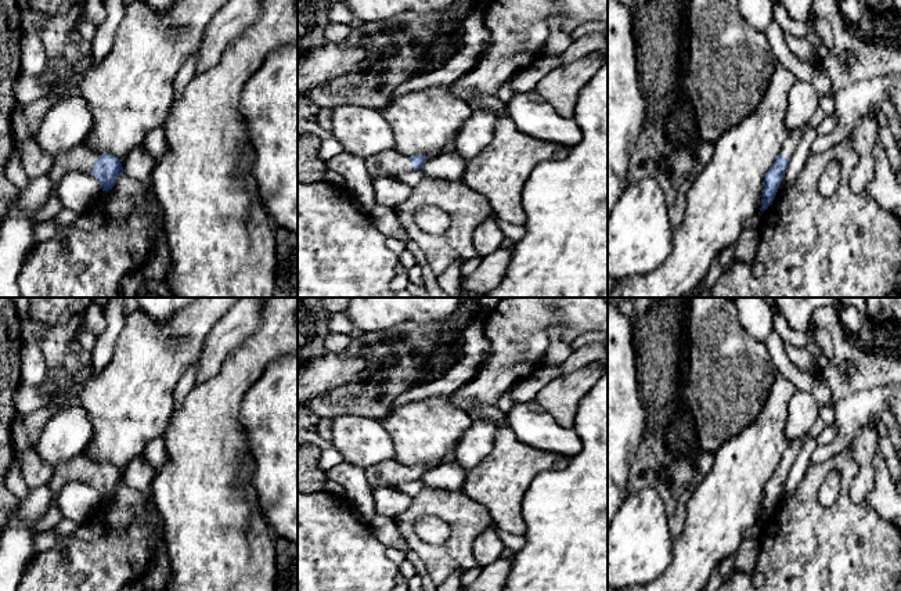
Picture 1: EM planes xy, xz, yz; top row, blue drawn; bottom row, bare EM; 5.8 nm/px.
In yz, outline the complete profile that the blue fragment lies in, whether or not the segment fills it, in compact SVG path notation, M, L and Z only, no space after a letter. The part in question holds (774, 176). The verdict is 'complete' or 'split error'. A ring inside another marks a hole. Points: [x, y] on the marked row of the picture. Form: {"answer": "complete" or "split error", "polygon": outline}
{"answer": "split error", "polygon": "M800 127L800 129L793 129L788 133L788 137L782 145L781 152L775 158L772 166L765 173L761 208L760 208L761 212L768 209L768 206L775 199L775 195L778 192L778 188L781 185L789 161L807 130L808 127Z"}

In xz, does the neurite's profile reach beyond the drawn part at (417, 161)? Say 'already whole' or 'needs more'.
needs more

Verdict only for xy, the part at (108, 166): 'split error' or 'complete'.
split error

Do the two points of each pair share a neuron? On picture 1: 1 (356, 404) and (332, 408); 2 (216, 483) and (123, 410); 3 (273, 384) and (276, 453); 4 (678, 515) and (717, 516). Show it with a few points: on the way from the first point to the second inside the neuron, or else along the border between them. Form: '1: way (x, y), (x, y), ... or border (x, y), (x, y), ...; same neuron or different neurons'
1: way (350, 404), (338, 404); same neuron
2: border (176, 410), (161, 436); different neurons
3: way (276, 400), (276, 436); same neuron
4: border (698, 485), (687, 505), (684, 529), (674, 539); different neurons

